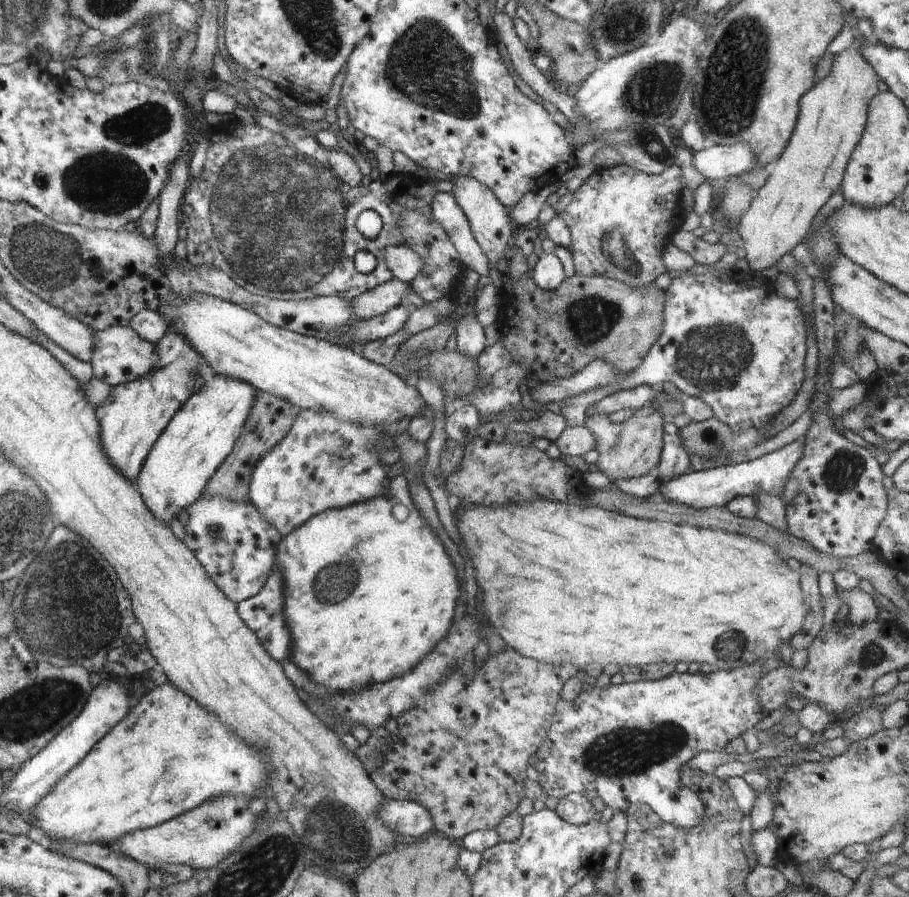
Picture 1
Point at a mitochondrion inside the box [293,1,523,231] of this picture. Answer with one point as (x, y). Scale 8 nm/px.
(440, 78)

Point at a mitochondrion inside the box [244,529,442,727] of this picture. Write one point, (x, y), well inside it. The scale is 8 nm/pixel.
(335, 583)

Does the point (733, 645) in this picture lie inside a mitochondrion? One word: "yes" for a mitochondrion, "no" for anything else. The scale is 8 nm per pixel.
yes

